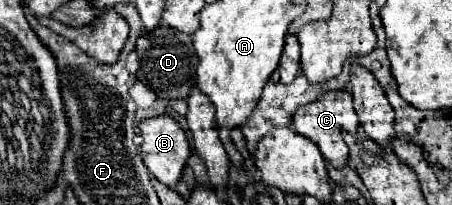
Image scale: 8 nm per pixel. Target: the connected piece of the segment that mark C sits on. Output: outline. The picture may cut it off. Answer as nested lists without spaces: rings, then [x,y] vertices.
[[[341,90],[333,96],[325,96],[321,100],[315,100],[313,104],[307,104],[301,114],[297,112],[293,116],[293,128],[309,138],[311,142],[315,142],[323,154],[323,158],[333,166],[333,168],[343,168],[347,164],[347,144],[343,140],[343,134],[355,134],[359,128],[359,120],[357,114],[353,110],[353,100],[349,96],[349,92]]]

